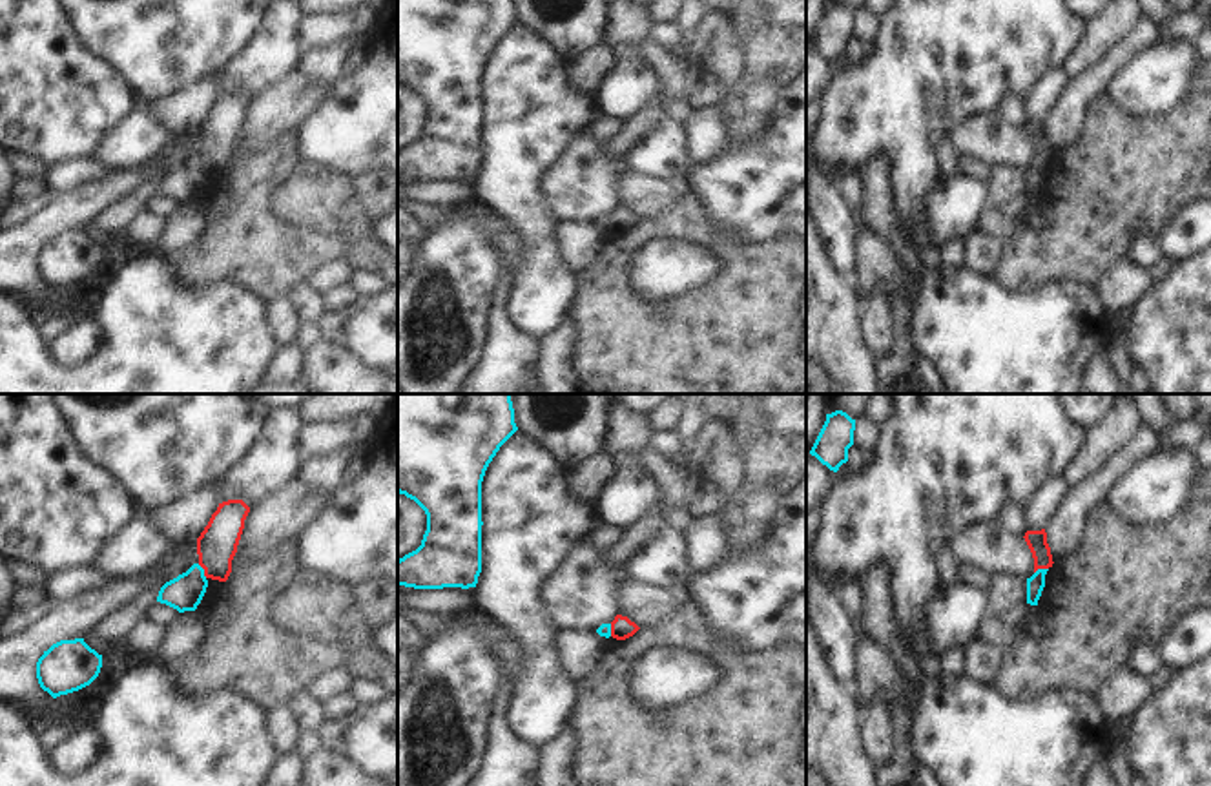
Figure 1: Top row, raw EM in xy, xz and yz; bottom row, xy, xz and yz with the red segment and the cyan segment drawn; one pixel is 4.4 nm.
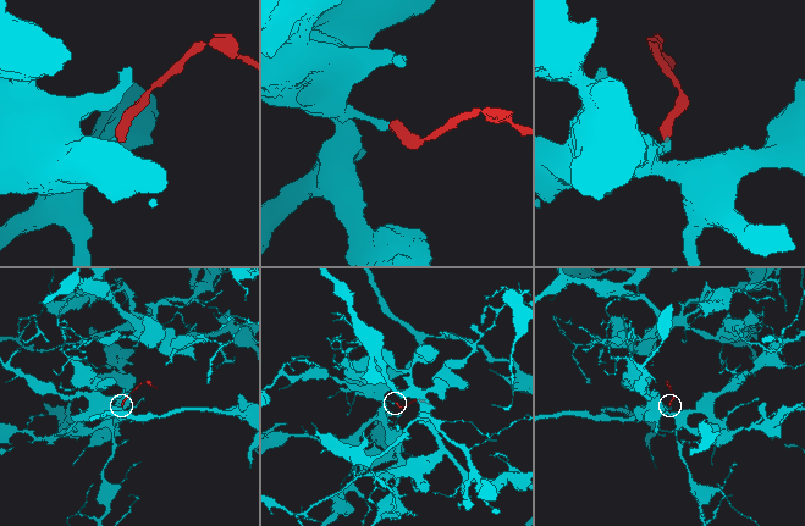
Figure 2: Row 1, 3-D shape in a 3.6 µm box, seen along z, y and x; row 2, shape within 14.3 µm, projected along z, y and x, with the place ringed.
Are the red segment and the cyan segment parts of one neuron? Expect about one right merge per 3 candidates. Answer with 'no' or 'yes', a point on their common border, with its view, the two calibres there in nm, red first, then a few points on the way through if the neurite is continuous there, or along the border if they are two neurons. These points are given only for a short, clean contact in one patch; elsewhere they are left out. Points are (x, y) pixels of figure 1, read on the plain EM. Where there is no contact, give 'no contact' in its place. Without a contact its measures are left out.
yes; meets red in xy at (205, 163); 180 nm thick on the red side, 160 nm on the other; runs through xy (217, 135), (216, 152), (205, 163), (183, 185)

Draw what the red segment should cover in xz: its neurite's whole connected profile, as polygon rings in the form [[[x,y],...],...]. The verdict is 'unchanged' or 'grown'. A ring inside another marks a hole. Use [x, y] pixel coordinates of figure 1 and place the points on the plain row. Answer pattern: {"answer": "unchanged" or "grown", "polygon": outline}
{"answer": "grown", "polygon": [[[616,206],[615,212],[611,215],[602,215],[596,224],[600,228],[613,228],[616,232],[626,232],[629,228],[633,228],[640,219],[631,213],[627,208]]]}

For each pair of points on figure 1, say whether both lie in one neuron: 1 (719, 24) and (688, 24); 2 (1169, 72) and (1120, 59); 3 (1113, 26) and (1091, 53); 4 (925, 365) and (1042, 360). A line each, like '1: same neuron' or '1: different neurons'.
1: different neurons
2: different neurons
3: same neuron
4: different neurons

